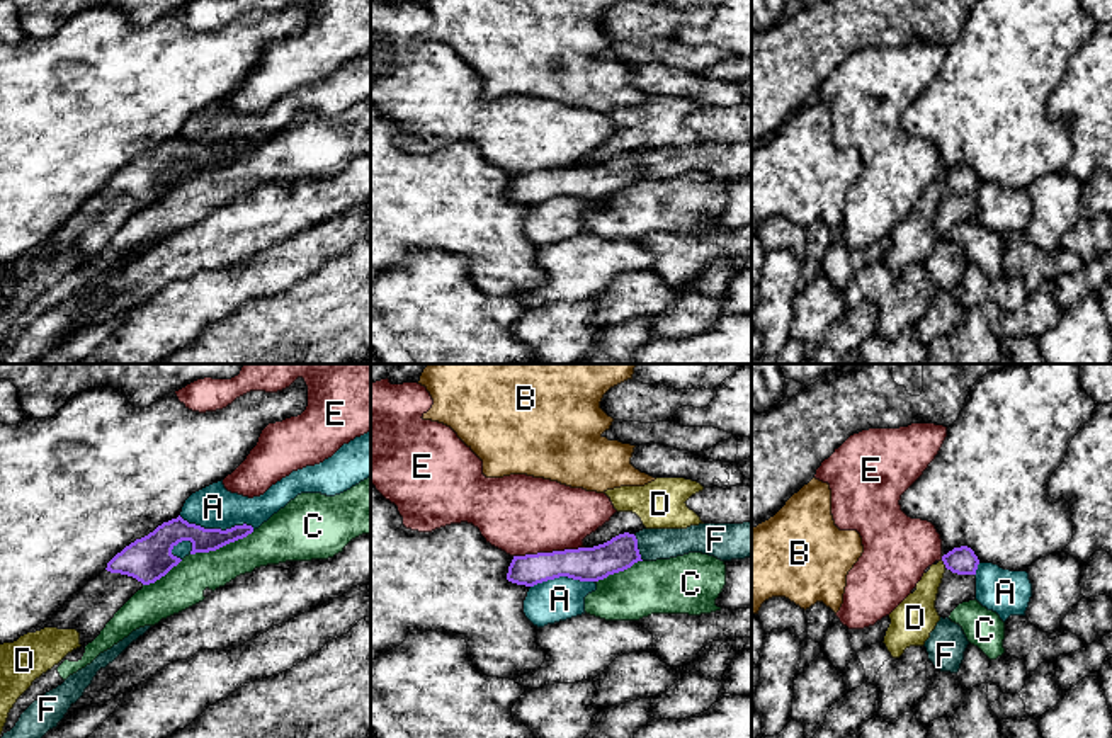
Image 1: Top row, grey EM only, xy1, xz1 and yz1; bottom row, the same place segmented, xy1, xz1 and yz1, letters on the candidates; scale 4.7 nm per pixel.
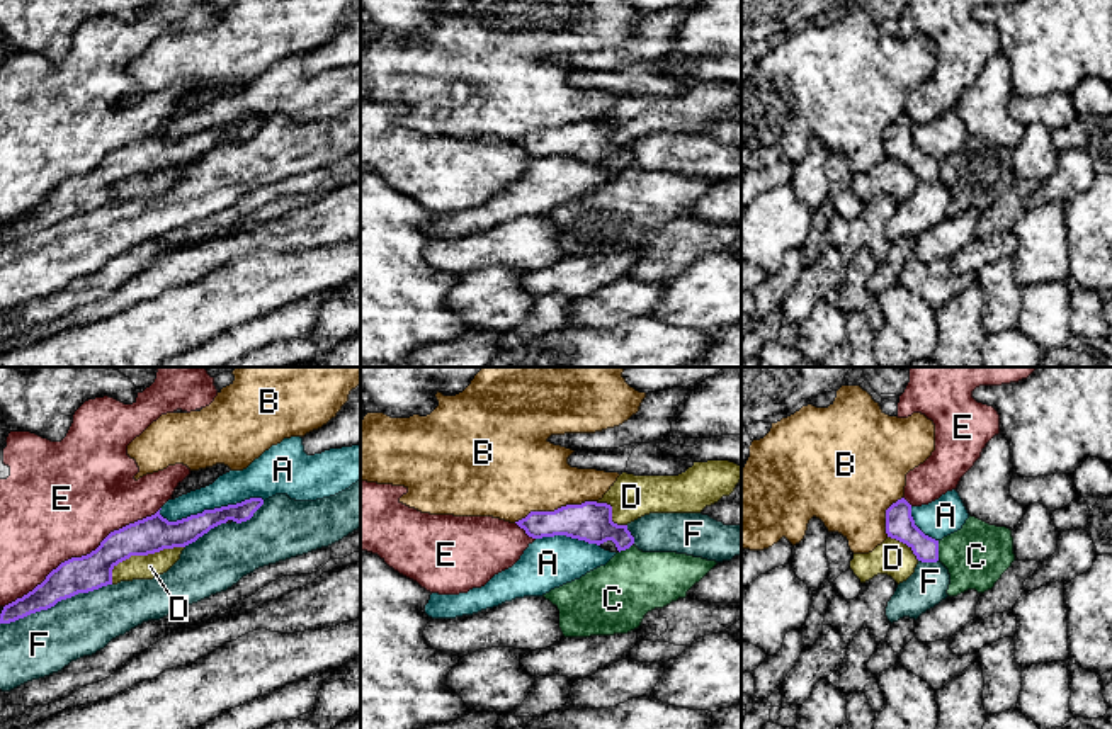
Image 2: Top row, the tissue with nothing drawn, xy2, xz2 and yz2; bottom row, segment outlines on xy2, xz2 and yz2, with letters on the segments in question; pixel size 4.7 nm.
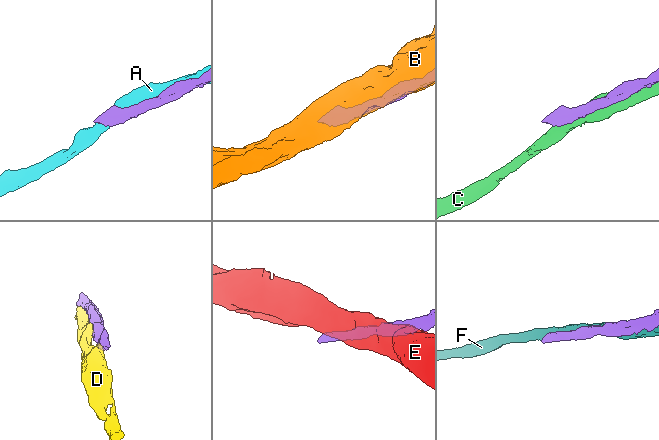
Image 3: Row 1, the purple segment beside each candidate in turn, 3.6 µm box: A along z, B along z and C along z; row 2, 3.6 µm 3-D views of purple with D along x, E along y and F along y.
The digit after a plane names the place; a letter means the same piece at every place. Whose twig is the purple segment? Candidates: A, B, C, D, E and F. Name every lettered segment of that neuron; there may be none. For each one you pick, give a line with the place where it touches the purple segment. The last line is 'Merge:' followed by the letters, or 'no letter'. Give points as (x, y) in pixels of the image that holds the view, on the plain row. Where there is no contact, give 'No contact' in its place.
Merge: no letter

